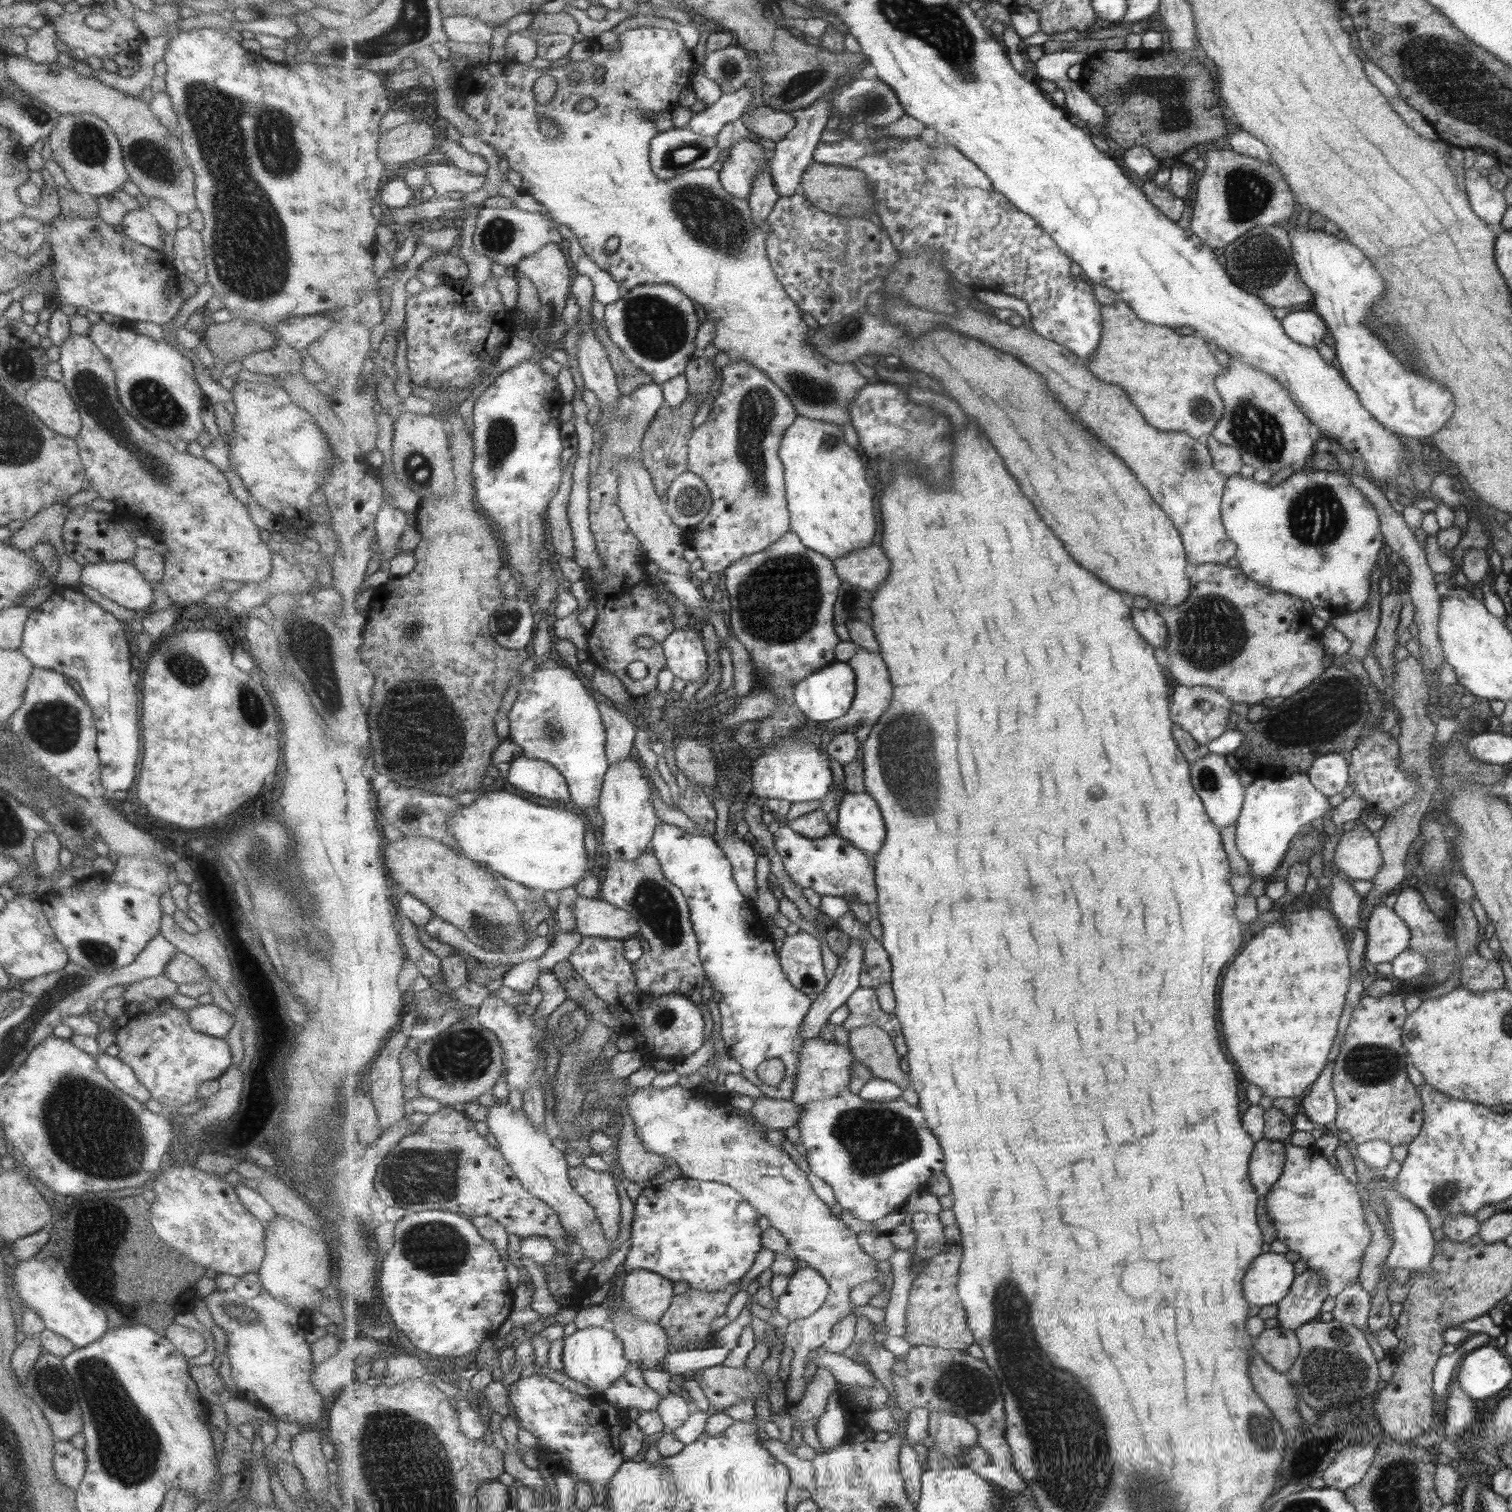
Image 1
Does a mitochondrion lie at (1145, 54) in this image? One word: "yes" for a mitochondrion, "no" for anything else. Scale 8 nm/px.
no

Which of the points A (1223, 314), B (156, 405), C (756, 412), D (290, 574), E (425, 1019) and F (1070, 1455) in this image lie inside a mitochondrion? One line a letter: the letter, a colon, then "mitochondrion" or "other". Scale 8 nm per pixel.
A: other
B: mitochondrion
C: mitochondrion
D: other
E: mitochondrion
F: mitochondrion

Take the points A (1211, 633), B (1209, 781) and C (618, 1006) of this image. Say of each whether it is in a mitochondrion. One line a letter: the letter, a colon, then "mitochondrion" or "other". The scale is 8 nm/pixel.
A: mitochondrion
B: mitochondrion
C: other

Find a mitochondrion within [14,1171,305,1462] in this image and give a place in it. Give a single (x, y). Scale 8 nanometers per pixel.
(56, 1388)

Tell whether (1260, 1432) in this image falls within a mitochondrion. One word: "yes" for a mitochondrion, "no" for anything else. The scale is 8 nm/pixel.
yes

